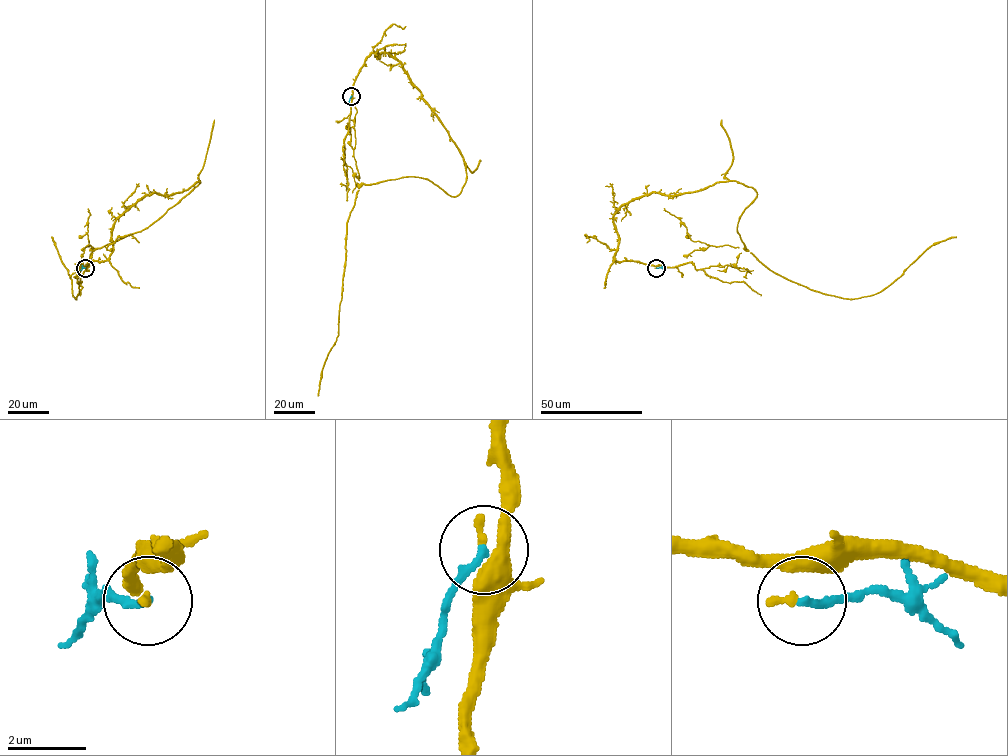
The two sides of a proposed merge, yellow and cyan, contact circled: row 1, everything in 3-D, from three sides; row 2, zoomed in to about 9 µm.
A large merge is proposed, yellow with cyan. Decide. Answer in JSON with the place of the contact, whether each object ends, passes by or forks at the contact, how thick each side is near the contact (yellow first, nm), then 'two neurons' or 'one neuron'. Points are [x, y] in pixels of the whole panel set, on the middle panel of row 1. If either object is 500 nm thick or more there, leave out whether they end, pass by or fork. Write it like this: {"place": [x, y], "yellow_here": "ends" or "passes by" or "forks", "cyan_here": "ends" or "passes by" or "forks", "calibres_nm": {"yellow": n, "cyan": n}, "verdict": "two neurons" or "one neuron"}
{"place": [351, 96], "yellow_here": "ends", "cyan_here": "ends", "calibres_nm": {"yellow": 170, "cyan": 190}, "verdict": "two neurons"}

